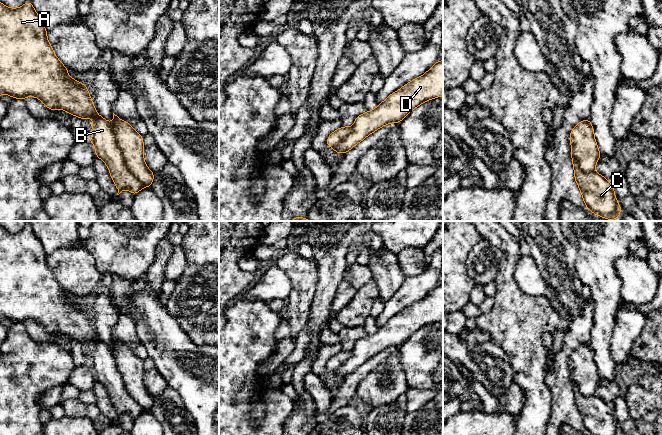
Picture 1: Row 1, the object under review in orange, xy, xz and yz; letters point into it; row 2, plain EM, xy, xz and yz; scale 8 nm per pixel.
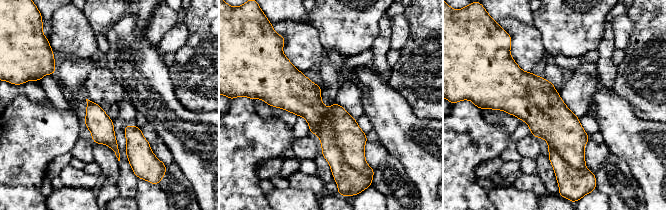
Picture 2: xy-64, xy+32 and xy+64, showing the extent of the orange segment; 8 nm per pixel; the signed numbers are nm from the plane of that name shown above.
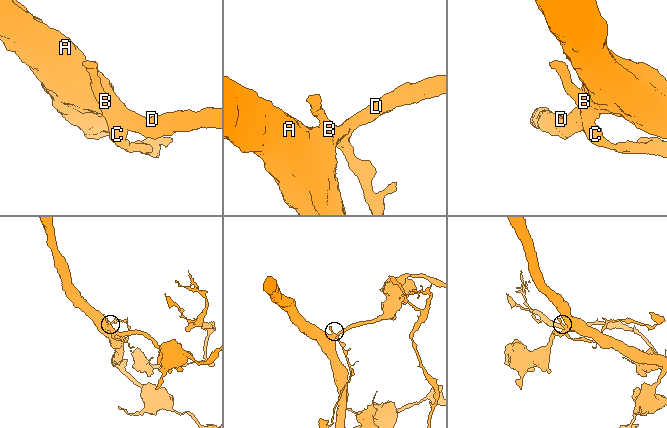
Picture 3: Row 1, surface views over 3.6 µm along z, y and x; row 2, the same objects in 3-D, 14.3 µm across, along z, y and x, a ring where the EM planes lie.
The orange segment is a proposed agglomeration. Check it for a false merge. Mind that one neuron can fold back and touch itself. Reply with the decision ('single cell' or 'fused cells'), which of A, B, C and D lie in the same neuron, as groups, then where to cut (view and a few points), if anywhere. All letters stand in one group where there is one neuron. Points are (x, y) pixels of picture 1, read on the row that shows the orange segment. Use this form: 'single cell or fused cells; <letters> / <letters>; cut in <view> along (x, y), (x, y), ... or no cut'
fused cells; A D / B C; cut in xy along (110, 123), (125, 166), (144, 185)

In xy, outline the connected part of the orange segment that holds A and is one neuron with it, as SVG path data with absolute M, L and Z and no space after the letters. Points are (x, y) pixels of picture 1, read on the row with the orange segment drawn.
M26 1L19 8L9 8L0 2L0 95L7 94L14 99L26 100L34 96L53 111L62 109L80 119L94 118L98 112L90 97L88 88L68 75L68 69L57 58L47 38L47 30L31 2Z

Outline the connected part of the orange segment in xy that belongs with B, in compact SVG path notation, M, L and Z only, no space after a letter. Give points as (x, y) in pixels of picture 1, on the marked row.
M99 115L95 116L88 139L95 147L95 156L107 165L111 179L117 187L117 195L125 189L136 195L144 188L144 185L127 169L111 123Z

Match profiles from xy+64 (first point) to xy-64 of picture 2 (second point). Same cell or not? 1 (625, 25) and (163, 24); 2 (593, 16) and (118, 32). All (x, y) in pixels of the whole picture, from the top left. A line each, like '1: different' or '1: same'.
1: different
2: different

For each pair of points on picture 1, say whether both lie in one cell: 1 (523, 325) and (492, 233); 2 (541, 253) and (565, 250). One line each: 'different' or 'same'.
1: same
2: same

